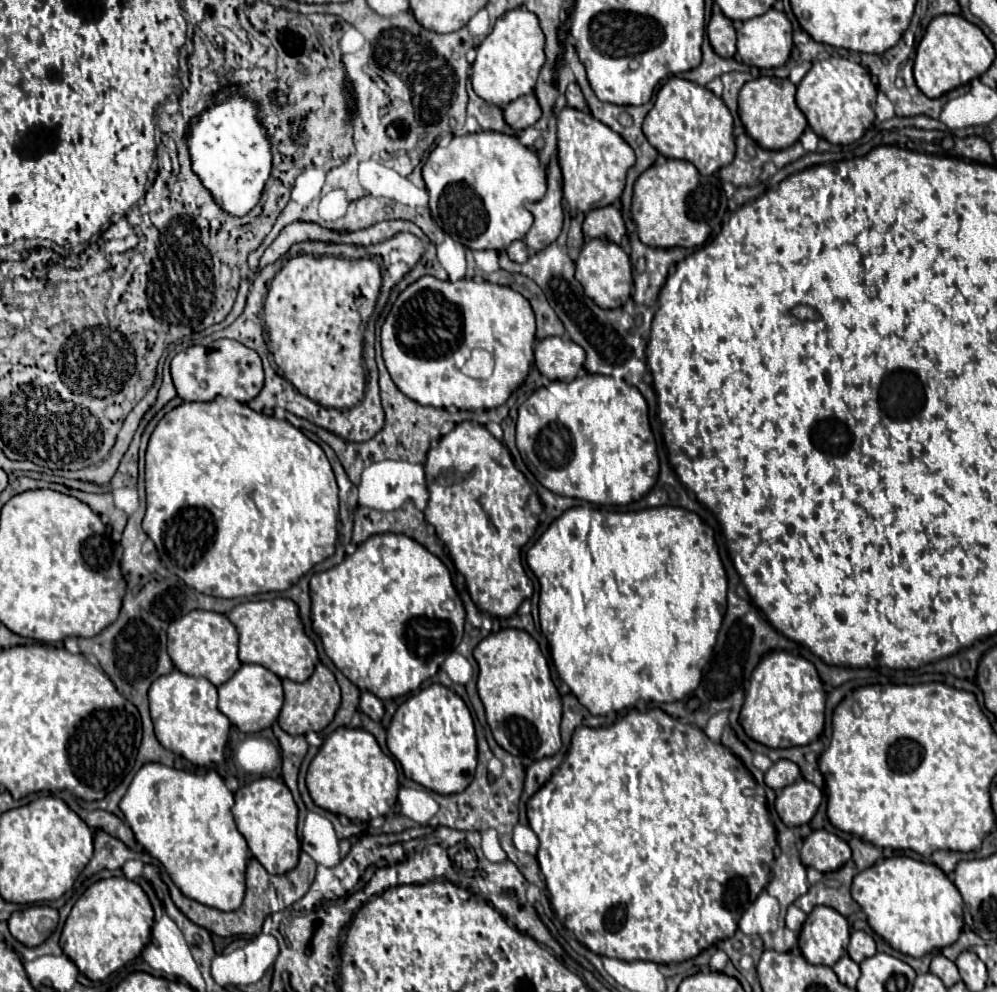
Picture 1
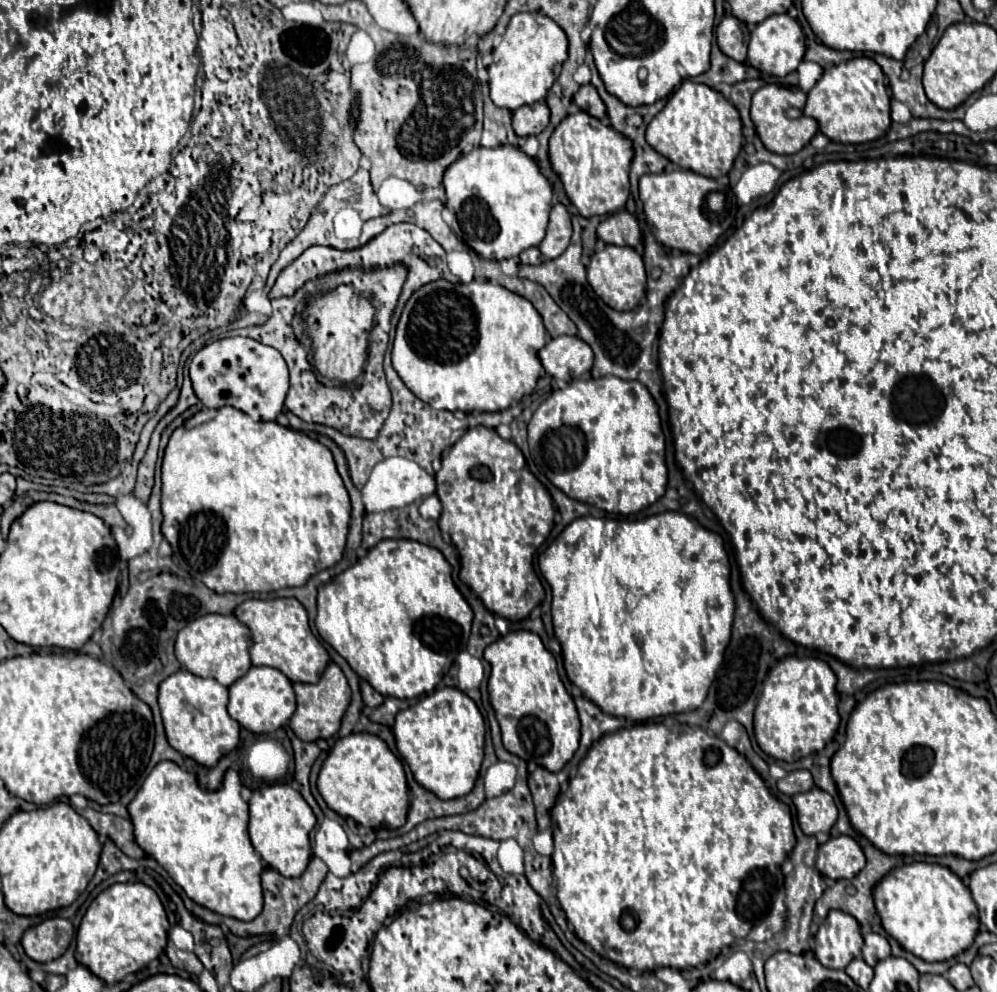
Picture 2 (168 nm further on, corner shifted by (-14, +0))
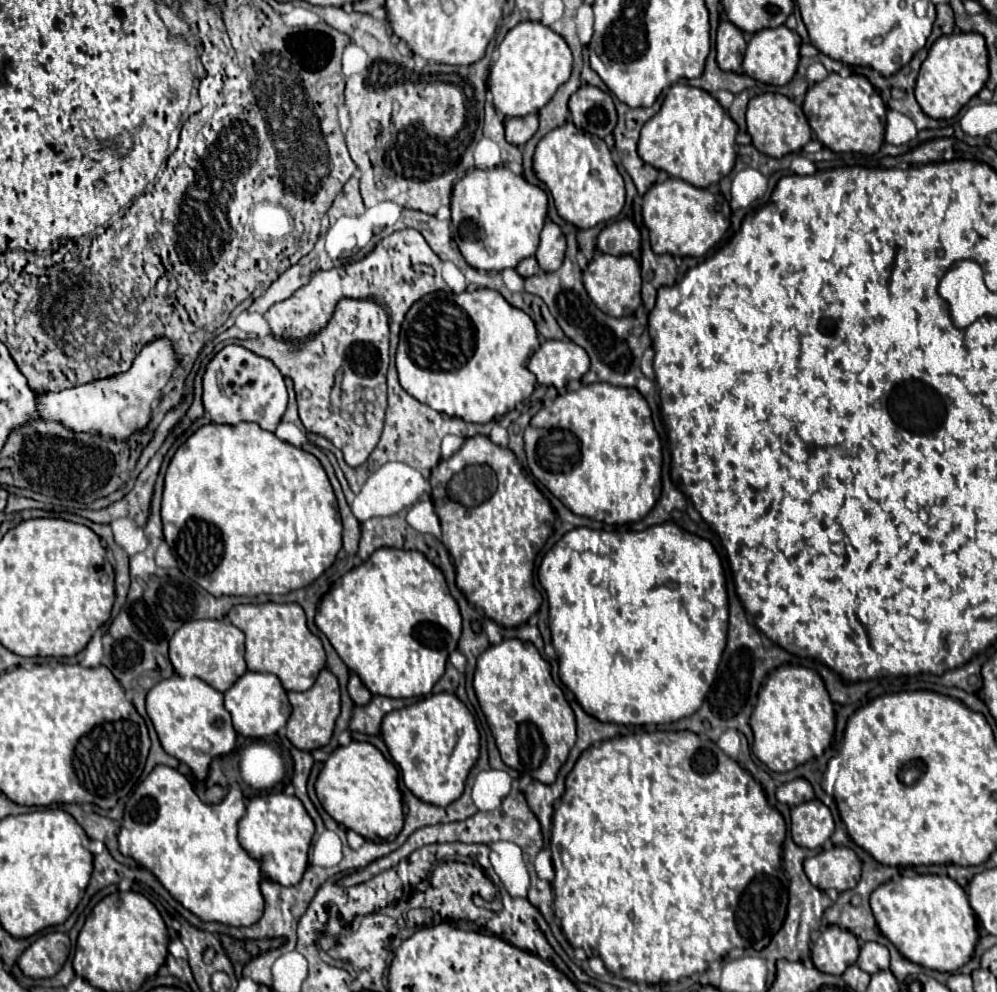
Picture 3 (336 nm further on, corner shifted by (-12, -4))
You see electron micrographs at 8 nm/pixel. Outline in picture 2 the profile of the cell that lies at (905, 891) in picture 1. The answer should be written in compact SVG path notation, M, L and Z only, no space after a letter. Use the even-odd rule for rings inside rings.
M929 863L897 867L877 883L873 897L883 929L923 961L949 961L965 951L977 935L979 915L971 891L949 867Z

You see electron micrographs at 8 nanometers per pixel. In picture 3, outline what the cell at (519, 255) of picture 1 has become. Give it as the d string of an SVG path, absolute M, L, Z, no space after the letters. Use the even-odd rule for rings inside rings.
M527 257L527 259L523 259L519 265L517 265L517 273L521 275L521 277L529 277L529 275L537 275L541 269L539 269L539 265L537 265L537 259L535 257Z

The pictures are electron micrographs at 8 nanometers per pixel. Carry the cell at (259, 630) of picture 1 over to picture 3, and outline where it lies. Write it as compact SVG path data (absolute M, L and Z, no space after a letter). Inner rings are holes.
M297 603L235 605L227 613L227 621L239 627L247 637L245 661L249 671L277 675L287 691L307 691L313 687L319 671L325 667L325 649L321 639L309 631L305 611Z

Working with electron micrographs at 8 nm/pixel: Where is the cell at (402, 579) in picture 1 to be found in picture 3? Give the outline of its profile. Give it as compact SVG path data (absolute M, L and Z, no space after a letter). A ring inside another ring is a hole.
M383 547L377 549L365 563L361 563L359 567L351 569L347 575L341 577L339 585L333 587L321 601L317 617L315 617L315 625L319 627L319 631L323 631L329 639L329 643L335 647L337 655L343 659L343 663L349 667L349 671L353 671L355 675L359 675L359 679L365 683L365 687L373 693L373 695L385 695L385 697L393 697L393 699L405 699L405 697L423 697L429 695L433 685L443 677L445 673L445 663L449 659L449 655L457 649L459 637L461 637L461 613L459 607L455 603L455 599L449 593L449 587L445 583L445 577L441 573L439 567L435 567L425 555L421 555L421 551L403 551L403 549L393 549L393 547Z

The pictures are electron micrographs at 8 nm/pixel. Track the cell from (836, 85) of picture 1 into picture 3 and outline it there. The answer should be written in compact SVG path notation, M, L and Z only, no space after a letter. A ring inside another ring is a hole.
M829 73L827 79L809 87L803 101L803 111L811 121L809 125L817 139L831 151L873 155L883 143L887 107L865 75L851 73L847 77L841 77L839 73Z

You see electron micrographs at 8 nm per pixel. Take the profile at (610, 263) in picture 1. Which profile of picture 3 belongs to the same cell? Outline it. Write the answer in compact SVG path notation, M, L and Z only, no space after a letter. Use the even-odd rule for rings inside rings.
M599 255L593 261L589 261L587 269L583 271L583 283L593 299L593 303L605 311L605 315L611 317L625 317L633 315L635 309L641 305L641 275L639 275L639 263L631 255Z

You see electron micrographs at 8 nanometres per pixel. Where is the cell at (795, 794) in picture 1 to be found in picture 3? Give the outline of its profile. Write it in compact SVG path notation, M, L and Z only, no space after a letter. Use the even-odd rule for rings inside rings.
M819 799L791 807L791 835L801 847L821 847L833 833L835 823L829 807Z

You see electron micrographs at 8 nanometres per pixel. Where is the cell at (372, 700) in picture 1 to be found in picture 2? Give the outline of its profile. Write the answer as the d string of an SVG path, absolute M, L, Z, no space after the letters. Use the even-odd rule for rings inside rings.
M361 681L361 697L363 697L363 703L371 709L375 709L383 703L383 695L379 695L367 681Z

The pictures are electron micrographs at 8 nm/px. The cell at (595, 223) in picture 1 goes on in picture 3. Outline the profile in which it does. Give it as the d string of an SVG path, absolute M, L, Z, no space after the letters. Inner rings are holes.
M629 219L613 221L599 233L597 247L609 255L637 255L641 233Z

